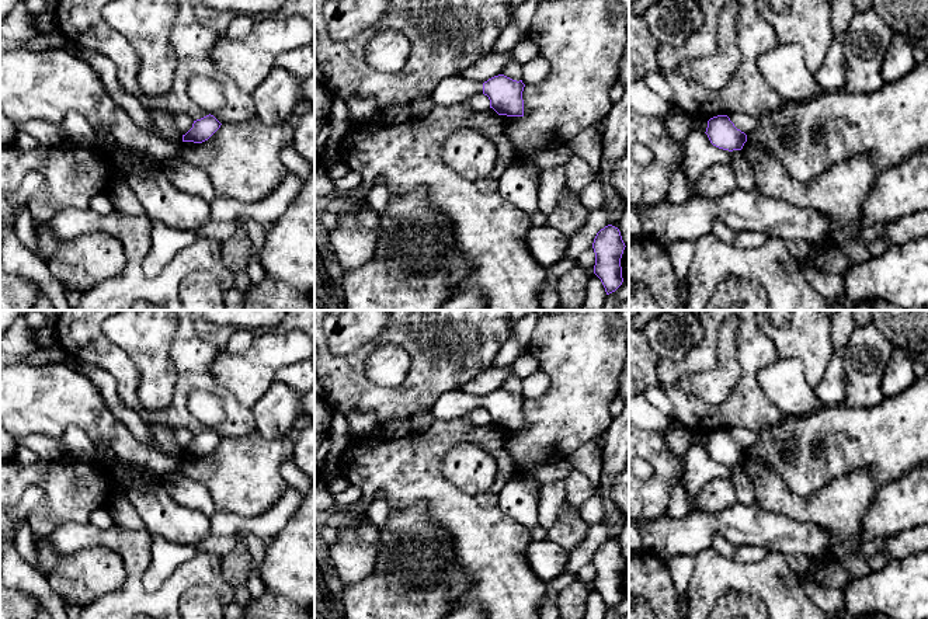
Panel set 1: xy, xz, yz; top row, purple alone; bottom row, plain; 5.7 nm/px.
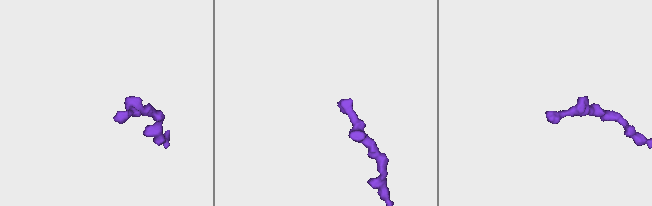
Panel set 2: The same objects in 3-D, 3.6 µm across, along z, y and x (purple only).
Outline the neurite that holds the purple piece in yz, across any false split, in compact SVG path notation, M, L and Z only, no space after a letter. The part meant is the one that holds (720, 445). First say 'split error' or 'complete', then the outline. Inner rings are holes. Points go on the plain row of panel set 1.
complete; M717 430L708 435L705 446L710 458L723 465L741 465L747 449L737 444L727 430Z

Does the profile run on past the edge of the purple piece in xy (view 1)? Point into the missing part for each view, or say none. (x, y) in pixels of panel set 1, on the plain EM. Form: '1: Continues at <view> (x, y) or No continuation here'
1: No continuation here

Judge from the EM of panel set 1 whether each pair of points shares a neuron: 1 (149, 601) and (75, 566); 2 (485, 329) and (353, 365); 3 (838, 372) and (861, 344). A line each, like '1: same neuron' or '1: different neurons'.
1: different neurons
2: same neuron
3: different neurons

